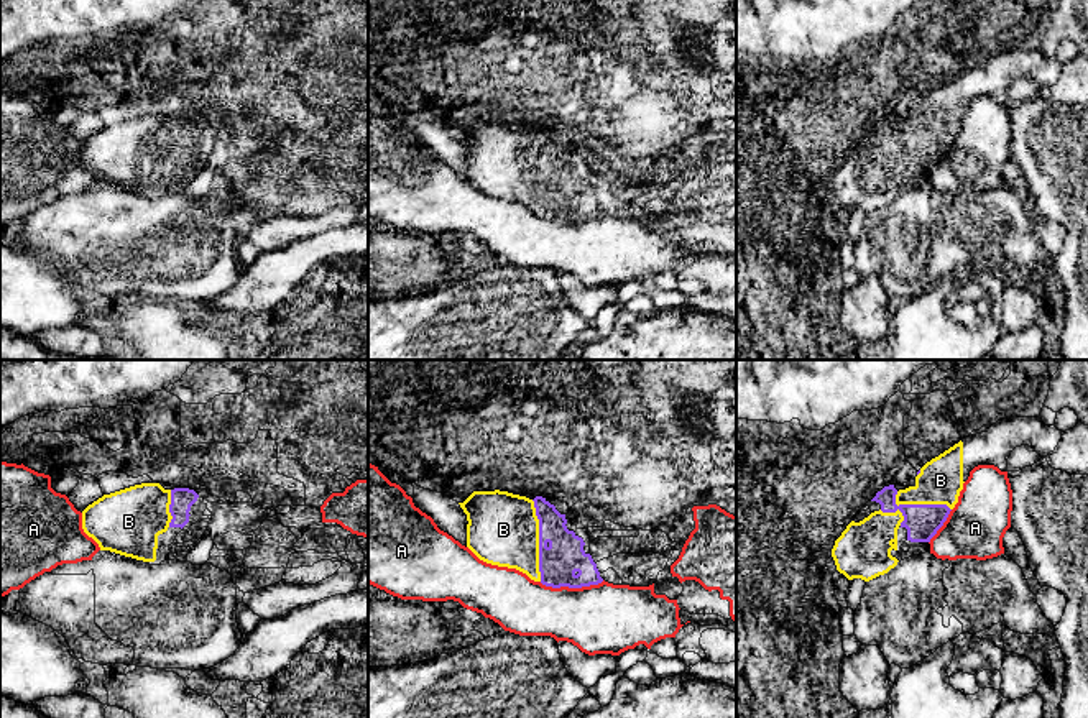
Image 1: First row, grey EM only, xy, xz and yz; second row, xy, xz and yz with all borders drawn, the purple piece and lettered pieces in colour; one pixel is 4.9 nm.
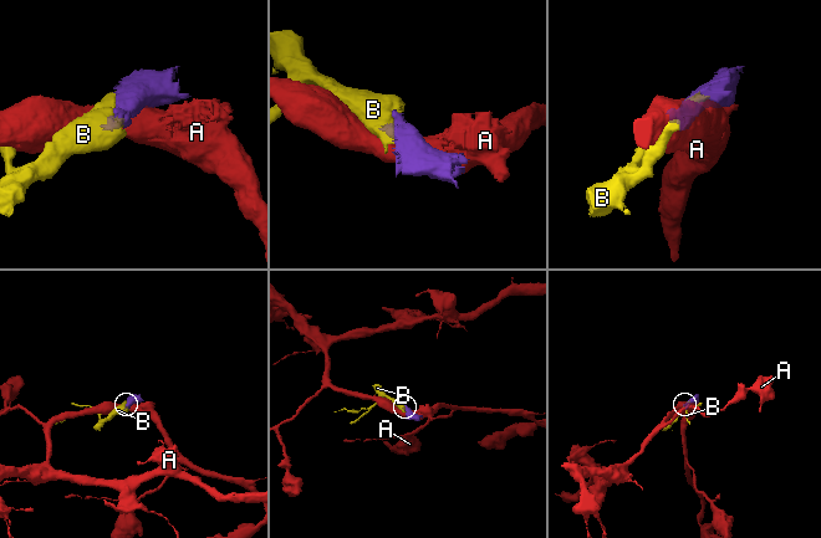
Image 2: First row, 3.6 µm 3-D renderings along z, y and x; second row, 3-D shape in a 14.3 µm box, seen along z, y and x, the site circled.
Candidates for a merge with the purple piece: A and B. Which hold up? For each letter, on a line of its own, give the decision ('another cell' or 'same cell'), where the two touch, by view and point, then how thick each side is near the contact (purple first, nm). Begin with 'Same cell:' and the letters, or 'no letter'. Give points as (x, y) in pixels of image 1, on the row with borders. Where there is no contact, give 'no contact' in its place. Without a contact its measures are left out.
Same cell: B
A: another cell; meets purple in xz at (571, 587); 190 nm thick on the purple side, 340 nm on the other
B: same cell; meets purple in yz at (914, 505); 170 nm thick on the purple side, 220 nm on the other

